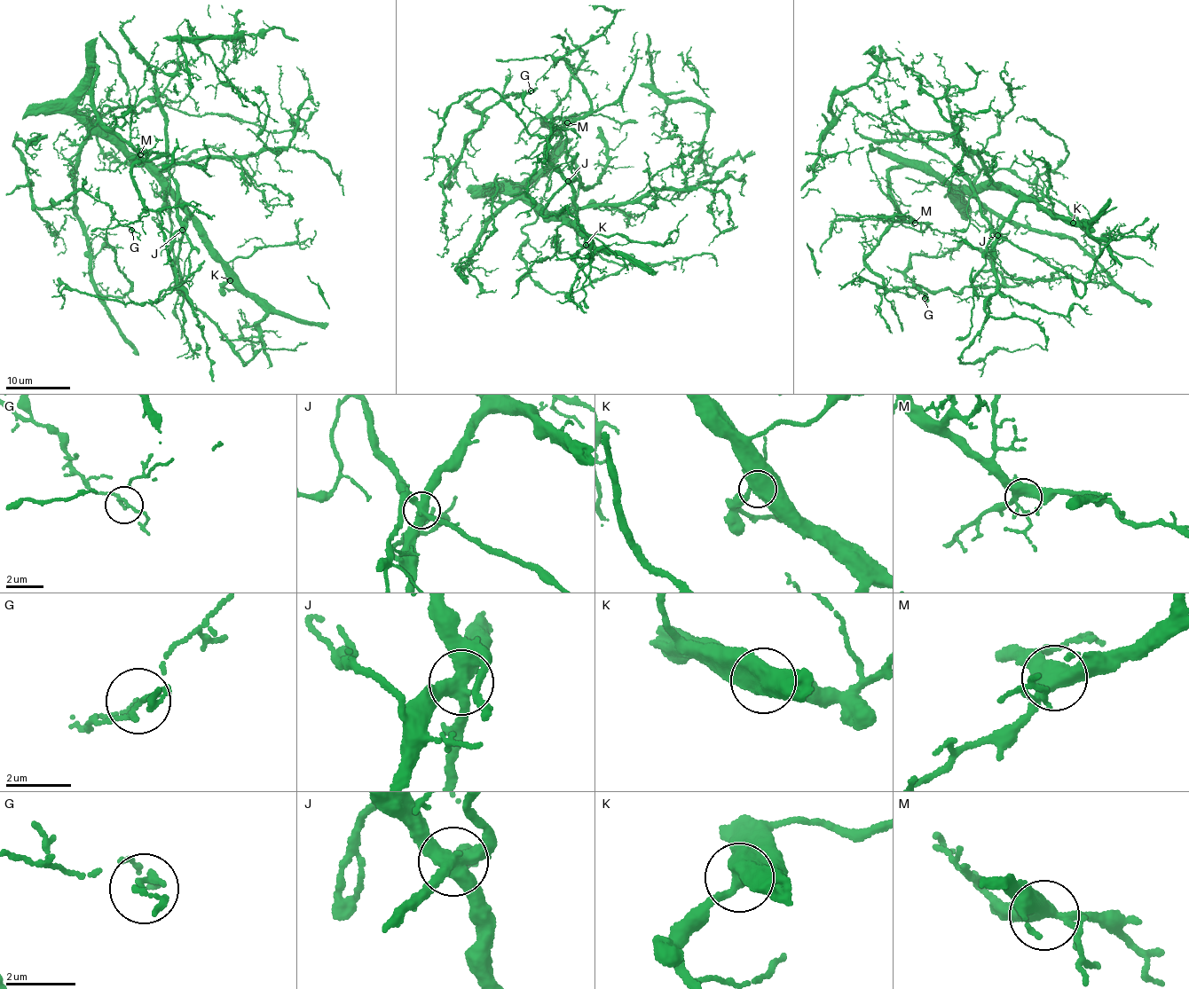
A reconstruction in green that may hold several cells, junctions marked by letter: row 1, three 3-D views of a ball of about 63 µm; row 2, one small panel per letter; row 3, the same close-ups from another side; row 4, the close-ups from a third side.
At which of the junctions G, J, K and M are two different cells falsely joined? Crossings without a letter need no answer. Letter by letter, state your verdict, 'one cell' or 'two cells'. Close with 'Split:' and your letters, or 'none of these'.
G: one cell
J: two cells
K: one cell
M: one cell
Split: J

